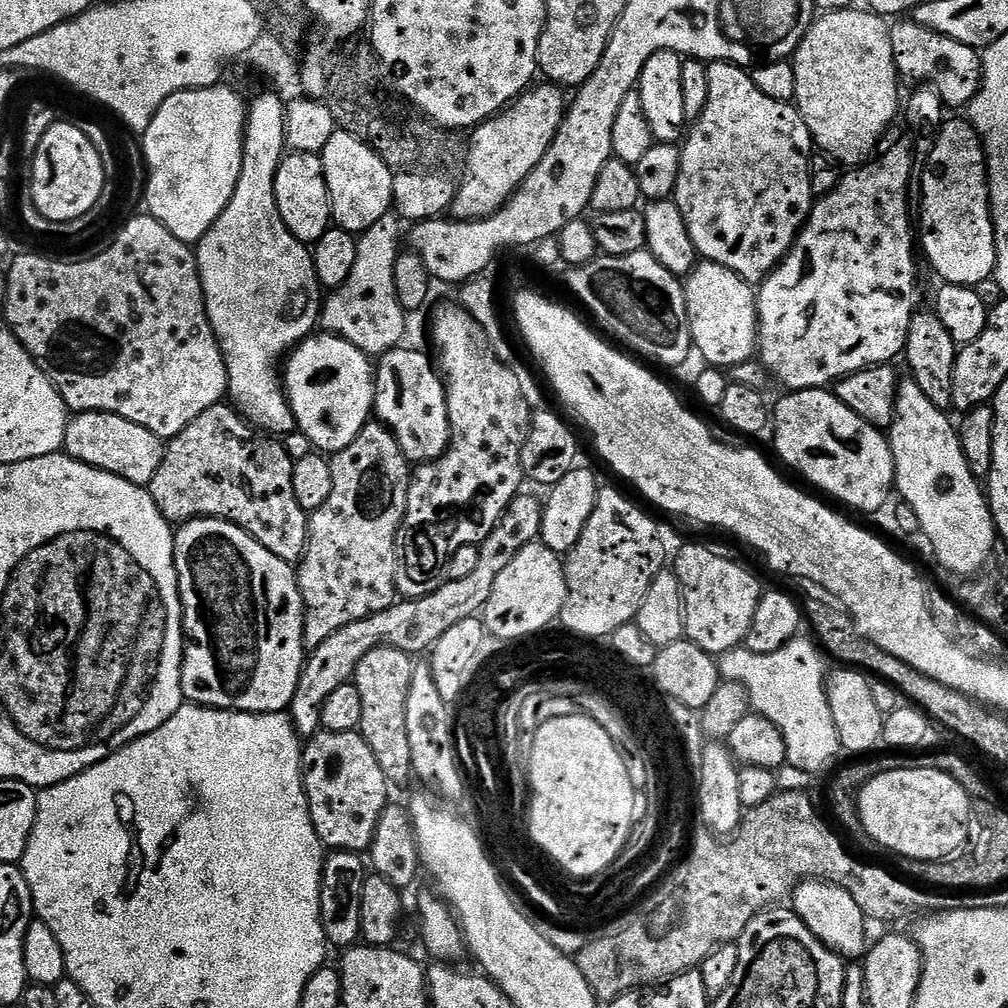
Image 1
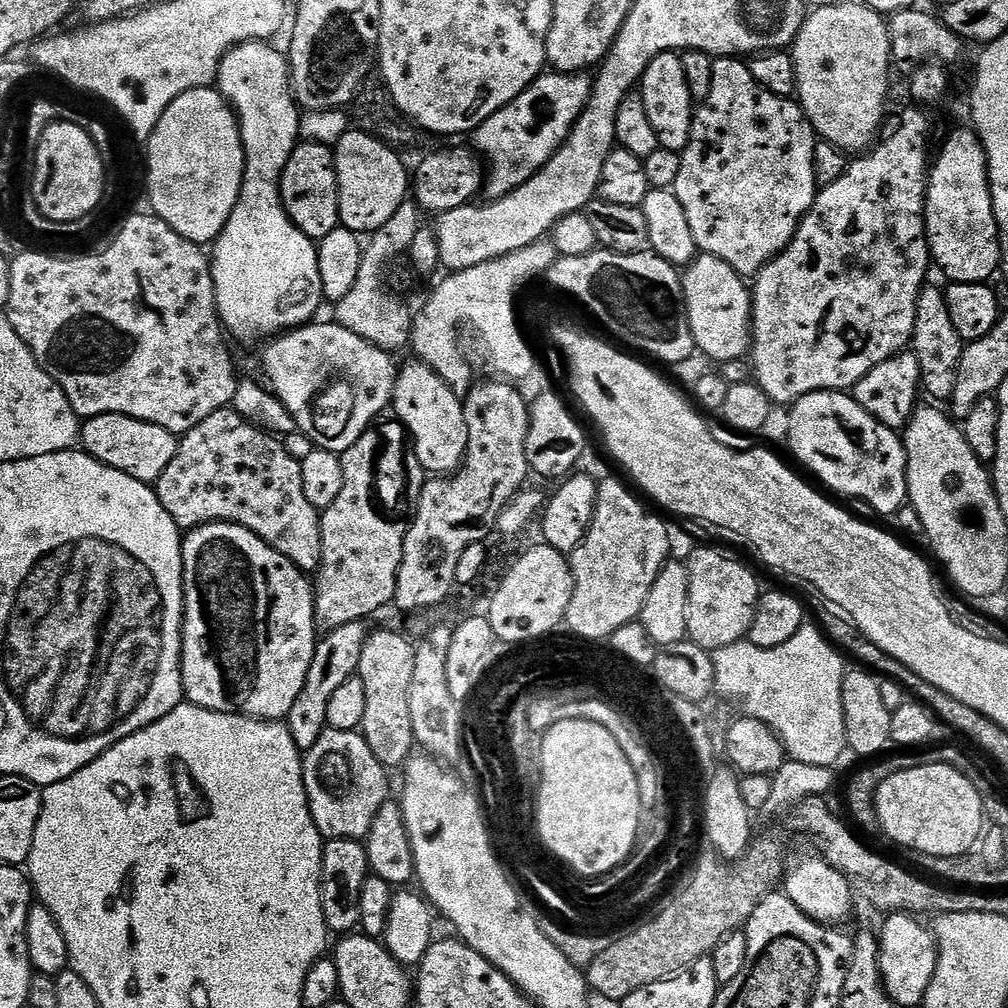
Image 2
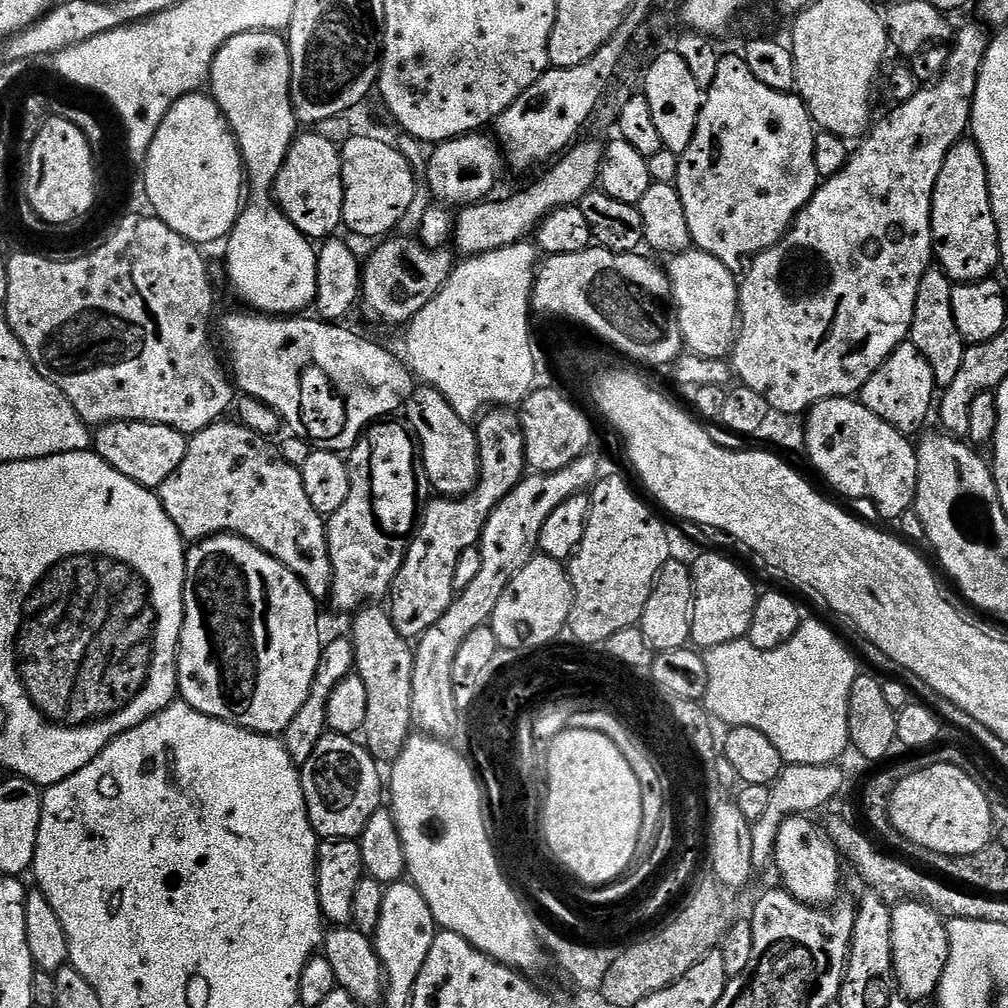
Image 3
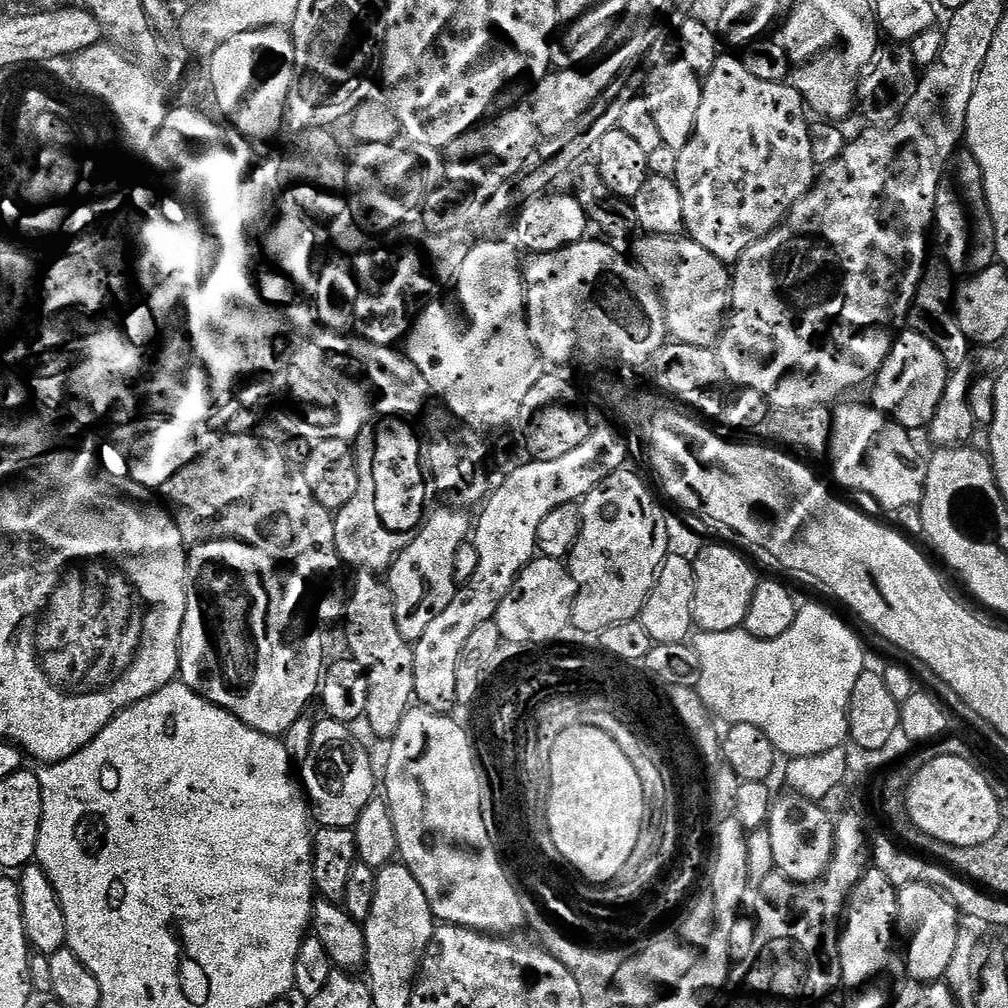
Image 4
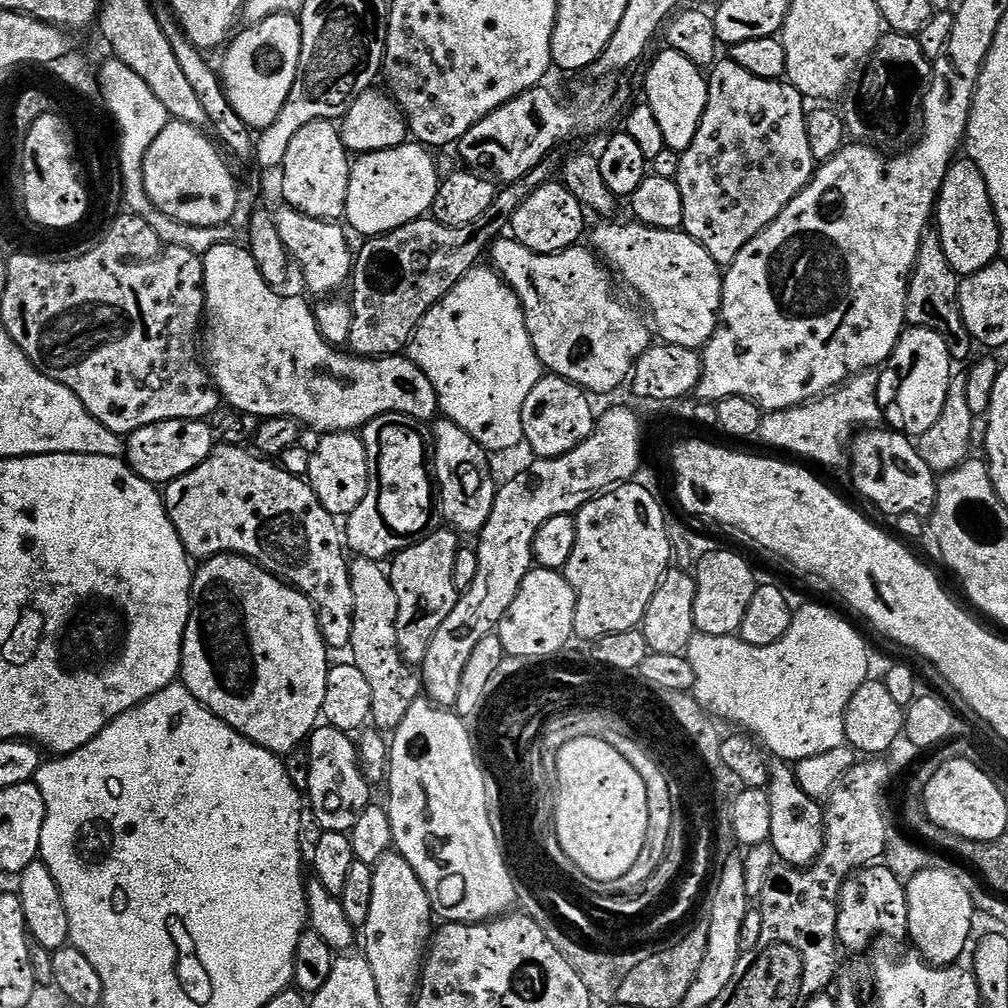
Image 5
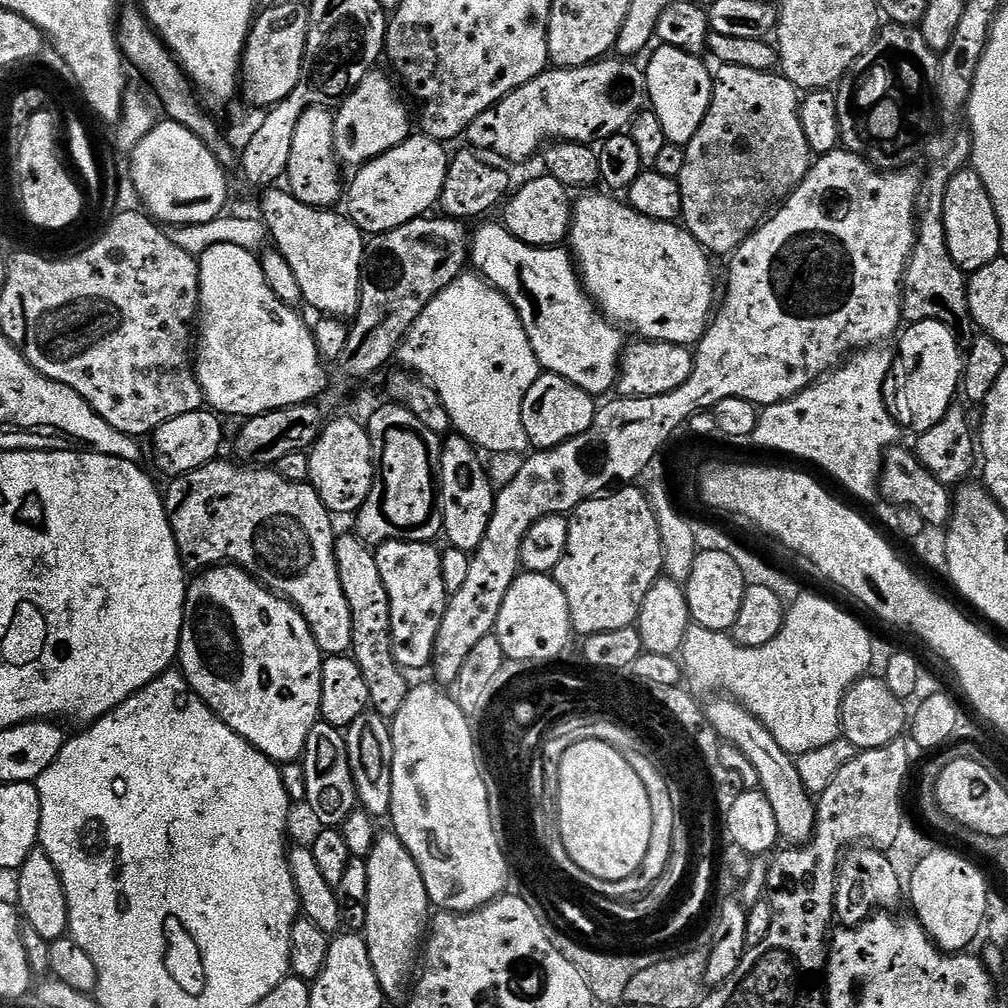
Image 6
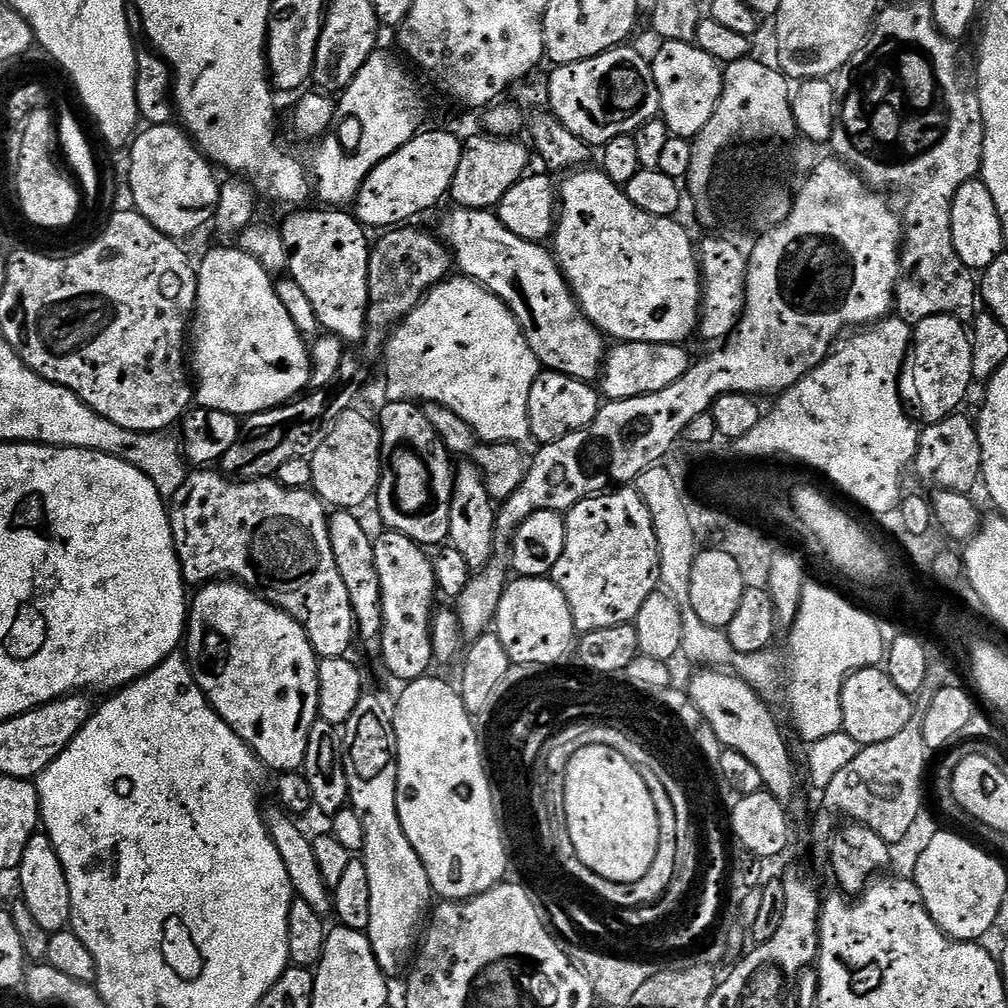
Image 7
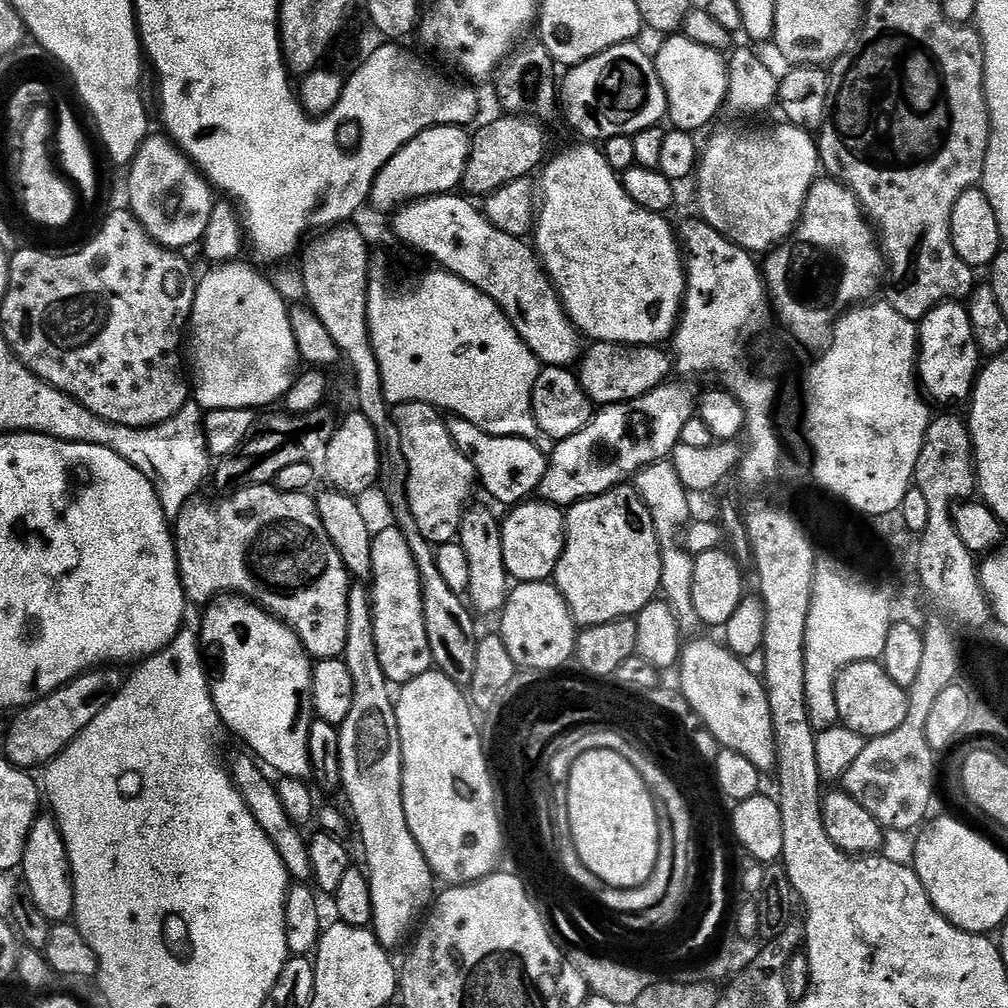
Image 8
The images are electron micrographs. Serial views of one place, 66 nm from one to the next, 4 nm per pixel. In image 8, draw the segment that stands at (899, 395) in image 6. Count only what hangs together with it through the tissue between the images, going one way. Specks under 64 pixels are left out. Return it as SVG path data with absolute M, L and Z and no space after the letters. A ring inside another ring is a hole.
M963 303L939 304L919 321L918 384L923 395L933 405L934 403L956 404L959 400L967 401L972 395L981 364L982 356L972 336L968 310Z

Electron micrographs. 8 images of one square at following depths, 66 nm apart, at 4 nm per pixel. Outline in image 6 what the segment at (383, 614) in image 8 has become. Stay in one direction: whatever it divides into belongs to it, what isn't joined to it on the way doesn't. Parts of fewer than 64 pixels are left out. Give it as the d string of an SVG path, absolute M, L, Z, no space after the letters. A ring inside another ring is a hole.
M388 540L375 549L378 570L382 574L382 582L386 582L386 594L390 598L390 630L392 631L392 653L401 669L427 669L432 662L432 649L436 646L438 630L442 626L442 618L448 609L449 592L443 582L441 549L432 542L405 540L397 543Z

